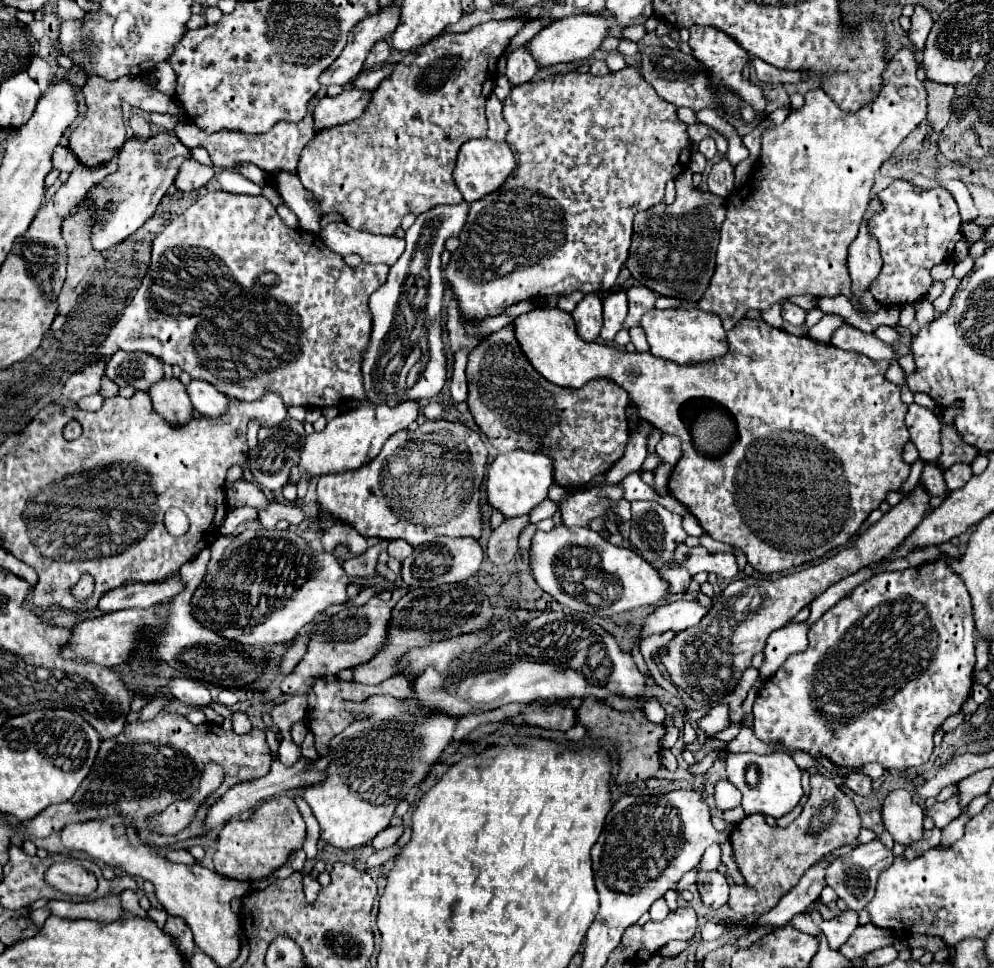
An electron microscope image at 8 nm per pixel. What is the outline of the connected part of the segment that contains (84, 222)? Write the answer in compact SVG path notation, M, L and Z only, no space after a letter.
M80 210L62 224L62 236L68 250L68 276L58 296L58 314L62 316L66 316L74 308L80 292L86 288L86 274L92 274L94 270L104 266L104 252L96 254L88 238L94 222L94 210Z

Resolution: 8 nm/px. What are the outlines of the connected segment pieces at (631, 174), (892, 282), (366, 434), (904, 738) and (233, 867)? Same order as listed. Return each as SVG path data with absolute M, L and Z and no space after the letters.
M624 68L608 76L592 76L592 74L580 74L580 72L552 74L544 80L516 86L510 90L504 102L504 120L508 122L506 144L512 148L518 162L516 170L512 170L512 174L506 178L508 182L504 182L500 190L470 204L464 230L458 236L460 246L456 252L452 252L450 262L444 268L444 278L448 280L452 294L458 300L460 318L462 322L470 322L470 324L482 322L488 316L498 316L506 308L536 296L566 296L572 292L582 292L582 294L608 292L614 286L616 276L628 258L632 220L634 220L632 216L640 210L648 210L650 206L660 204L664 198L666 182L674 180L690 164L690 150L688 150L690 138L686 134L686 124L680 122L676 116L676 106L672 106L670 102L664 102L656 94L656 90L652 90L652 86L644 82L642 74L638 74L636 68Z
M894 180L876 196L882 202L882 212L868 220L868 228L880 242L884 266L871 285L870 292L880 304L902 306L918 302L926 296L934 282L930 268L952 258L954 246L962 238L958 204L954 196L940 186L924 190L904 180Z
M402 402L400 406L360 406L356 410L346 410L334 420L328 420L322 432L312 432L304 440L304 448L298 464L292 468L288 484L298 484L302 478L316 478L326 474L342 474L358 470L362 464L374 460L382 444L398 430L408 428L410 422L418 418L418 402Z
M940 558L930 564L922 564L920 568L906 568L906 570L894 570L894 572L878 572L870 580L862 582L850 596L844 596L834 608L830 608L814 626L808 630L808 648L804 652L788 656L788 660L782 664L782 668L768 678L756 700L754 700L754 734L758 740L766 744L782 744L786 752L802 750L810 754L812 758L826 758L838 766L864 766L870 762L880 762L884 768L916 768L928 762L934 742L932 736L940 728L940 724L950 716L956 714L964 700L970 696L972 688L972 674L974 674L974 644L976 644L976 630L974 630L974 616L972 616L972 604L970 594L962 582L962 578L948 568L948 558Z
M278 796L256 808L250 820L228 820L218 836L218 850L214 854L214 870L224 878L258 880L274 874L294 850L302 848L306 824L296 804L288 796Z

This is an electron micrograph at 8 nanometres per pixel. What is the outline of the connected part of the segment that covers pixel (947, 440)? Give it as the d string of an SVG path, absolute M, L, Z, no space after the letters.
M944 426L942 428L942 456L938 460L938 466L942 466L942 470L952 466L954 462L972 464L976 456L978 456L978 450L964 444L962 438L956 434L954 426Z

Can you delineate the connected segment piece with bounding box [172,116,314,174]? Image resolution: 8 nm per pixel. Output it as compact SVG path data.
M306 116L300 122L278 122L276 126L272 126L272 130L268 130L266 134L244 134L244 132L230 132L230 130L222 130L220 134L207 135L200 130L193 122L179 122L172 132L185 146L195 148L202 146L208 150L212 166L218 168L236 168L236 162L240 164L254 164L260 170L274 174L276 170L296 170L296 162L298 162L298 154L300 150L310 142L310 138L314 136L314 124L312 118Z

